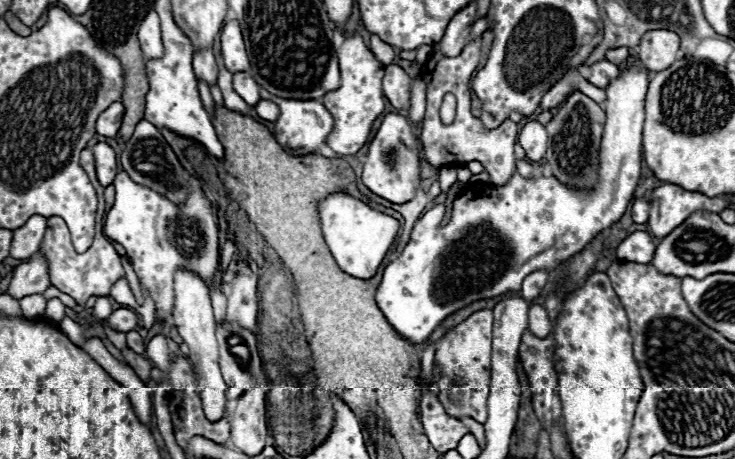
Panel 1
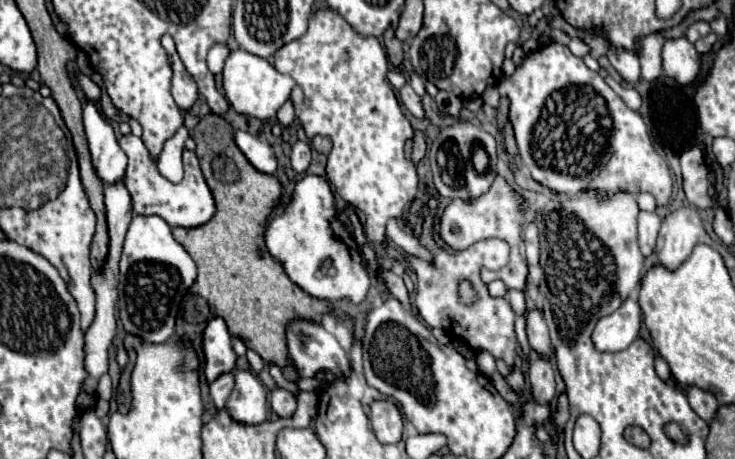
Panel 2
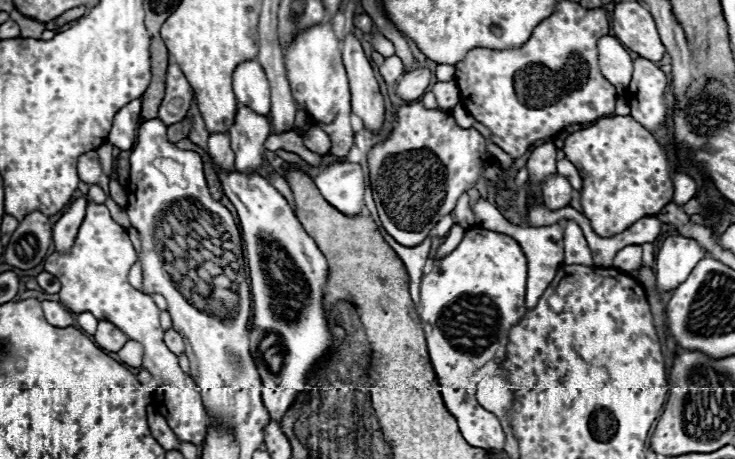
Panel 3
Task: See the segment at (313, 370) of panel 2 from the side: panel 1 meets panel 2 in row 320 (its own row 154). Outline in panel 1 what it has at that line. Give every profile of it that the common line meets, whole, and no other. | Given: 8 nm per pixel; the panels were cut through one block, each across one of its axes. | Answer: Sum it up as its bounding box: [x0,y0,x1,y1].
[260,90,334,156]

